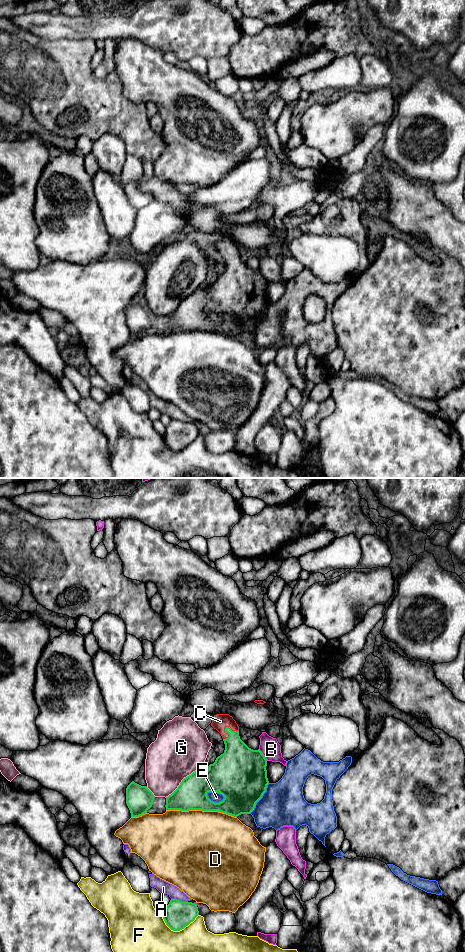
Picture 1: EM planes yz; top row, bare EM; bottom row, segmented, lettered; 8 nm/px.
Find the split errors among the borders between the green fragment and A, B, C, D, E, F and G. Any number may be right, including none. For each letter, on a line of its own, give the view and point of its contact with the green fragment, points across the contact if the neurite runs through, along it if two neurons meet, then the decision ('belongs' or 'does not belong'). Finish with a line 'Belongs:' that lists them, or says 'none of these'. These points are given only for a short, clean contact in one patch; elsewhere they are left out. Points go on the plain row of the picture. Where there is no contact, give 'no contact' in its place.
A: contact yz (179, 420); does not belong
B: contact yz (263, 275); does not belong
C: contact yz (225, 248); way yz (237, 276), (230, 253), (225, 248), (220, 241); belongs
D: contact yz (201, 329); does not belong
E: contact yz (216, 311); does not belong
F: contact yz (179, 450); does not belong
G: contact yz (182, 300); does not belong
Belongs: C

